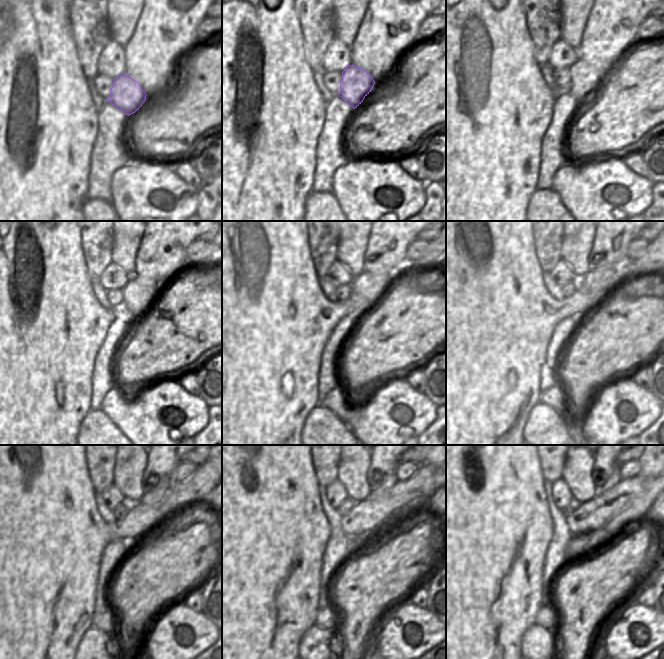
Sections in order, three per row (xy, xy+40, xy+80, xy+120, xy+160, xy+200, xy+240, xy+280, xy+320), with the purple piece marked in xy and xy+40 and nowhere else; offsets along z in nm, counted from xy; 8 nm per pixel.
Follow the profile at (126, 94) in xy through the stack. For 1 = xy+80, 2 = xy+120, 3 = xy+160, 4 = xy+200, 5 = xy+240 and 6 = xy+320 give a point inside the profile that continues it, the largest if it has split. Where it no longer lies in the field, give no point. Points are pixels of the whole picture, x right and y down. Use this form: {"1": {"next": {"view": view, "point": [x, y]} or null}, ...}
{"1": {"next": {"view": "xy+80", "point": [584, 78]}}, "2": {"next": {"view": "xy+120", "point": [139, 293]}}, "3": {"next": {"view": "xy+160", "point": [367, 288]}}, "4": {"next": {"view": "xy+200", "point": [593, 283]}}, "5": {"next": {"view": "xy+240", "point": [151, 497]}}, "6": {"next": {"view": "xy+320", "point": [614, 478]}}}

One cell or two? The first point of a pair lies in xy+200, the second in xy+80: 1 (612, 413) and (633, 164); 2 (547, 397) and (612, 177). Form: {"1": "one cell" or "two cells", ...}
{"1": "two cells", "2": "one cell"}

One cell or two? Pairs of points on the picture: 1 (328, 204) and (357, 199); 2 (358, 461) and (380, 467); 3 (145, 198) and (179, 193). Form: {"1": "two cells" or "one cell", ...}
{"1": "two cells", "2": "two cells", "3": "one cell"}

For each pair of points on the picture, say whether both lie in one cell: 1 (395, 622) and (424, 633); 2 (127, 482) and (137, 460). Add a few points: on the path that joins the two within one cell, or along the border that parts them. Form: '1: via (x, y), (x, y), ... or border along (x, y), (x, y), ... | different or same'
1: via (402, 629), (404, 631), (417, 631) | same
2: via (128, 477), (128, 469), (132, 465) | same

